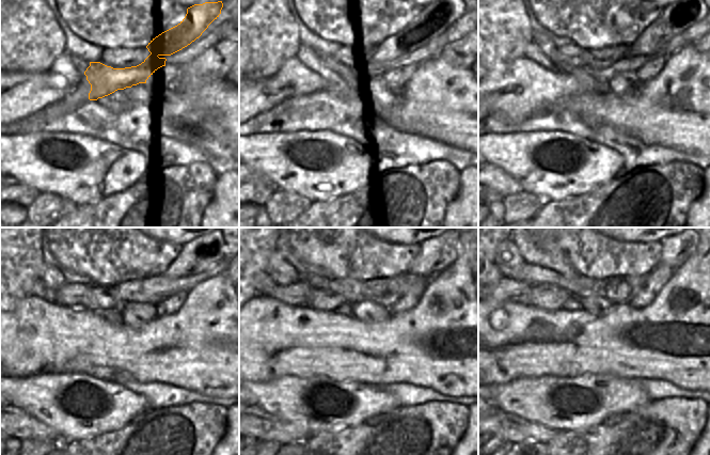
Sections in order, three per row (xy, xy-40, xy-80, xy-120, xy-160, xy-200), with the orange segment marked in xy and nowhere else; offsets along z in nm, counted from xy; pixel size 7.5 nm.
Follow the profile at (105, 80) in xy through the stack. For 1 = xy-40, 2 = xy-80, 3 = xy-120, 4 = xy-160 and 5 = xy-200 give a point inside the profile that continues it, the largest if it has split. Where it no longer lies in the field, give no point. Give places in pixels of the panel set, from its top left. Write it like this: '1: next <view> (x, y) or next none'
1: next xy-40 (436, 17)
2: next xy-80 (677, 17)
3: next xy-120 (198, 255)
4: next xy-160 (436, 254)
5: next xy-200 (676, 250)

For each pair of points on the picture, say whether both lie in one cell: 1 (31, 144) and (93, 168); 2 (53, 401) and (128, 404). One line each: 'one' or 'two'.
1: one
2: one

